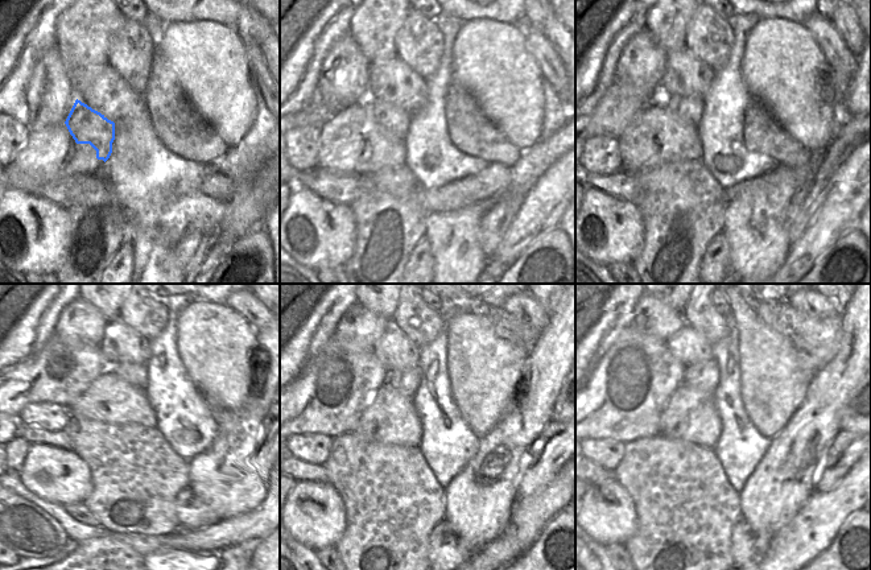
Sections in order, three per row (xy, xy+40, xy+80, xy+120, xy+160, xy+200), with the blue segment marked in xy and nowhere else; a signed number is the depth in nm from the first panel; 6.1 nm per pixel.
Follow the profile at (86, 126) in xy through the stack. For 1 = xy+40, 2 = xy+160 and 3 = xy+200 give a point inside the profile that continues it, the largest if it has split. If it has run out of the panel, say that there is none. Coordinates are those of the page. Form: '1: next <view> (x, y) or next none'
1: next xy+40 (392, 118)
2: next xy+160 (407, 383)
3: next xy+200 (702, 376)

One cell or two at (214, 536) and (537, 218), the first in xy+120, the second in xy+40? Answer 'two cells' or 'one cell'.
one cell

